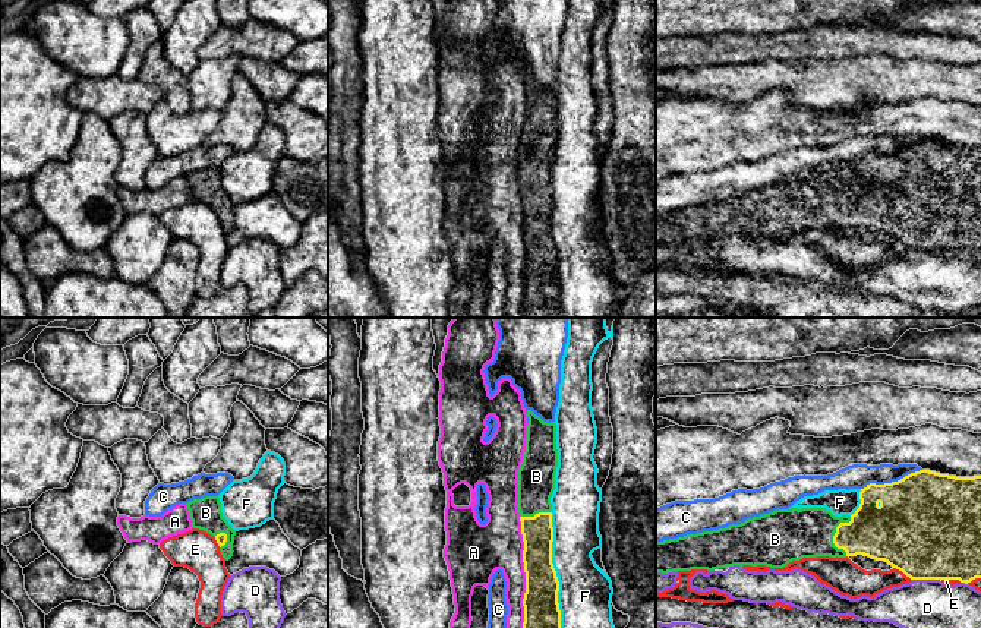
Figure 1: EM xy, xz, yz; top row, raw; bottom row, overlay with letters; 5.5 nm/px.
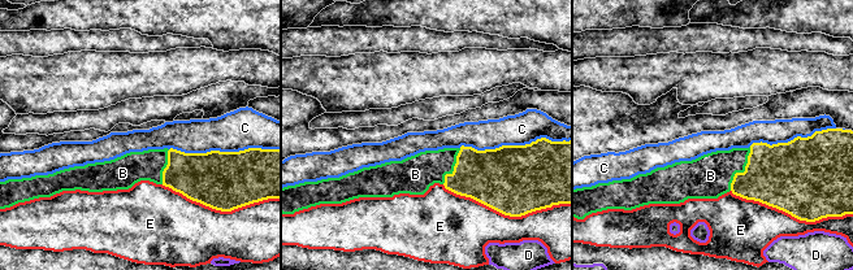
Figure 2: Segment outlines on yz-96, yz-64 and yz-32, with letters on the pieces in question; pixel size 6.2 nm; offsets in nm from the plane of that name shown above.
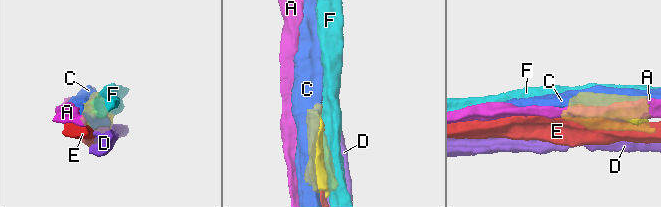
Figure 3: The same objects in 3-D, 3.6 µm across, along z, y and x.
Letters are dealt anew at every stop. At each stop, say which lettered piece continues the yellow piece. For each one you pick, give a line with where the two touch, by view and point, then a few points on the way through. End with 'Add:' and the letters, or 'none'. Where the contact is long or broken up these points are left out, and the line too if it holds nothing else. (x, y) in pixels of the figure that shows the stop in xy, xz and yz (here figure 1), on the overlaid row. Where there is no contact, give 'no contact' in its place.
B: meets yellow in yz at (835, 535); runs through yz (880, 533), (835, 535), (789, 535)
Add: B

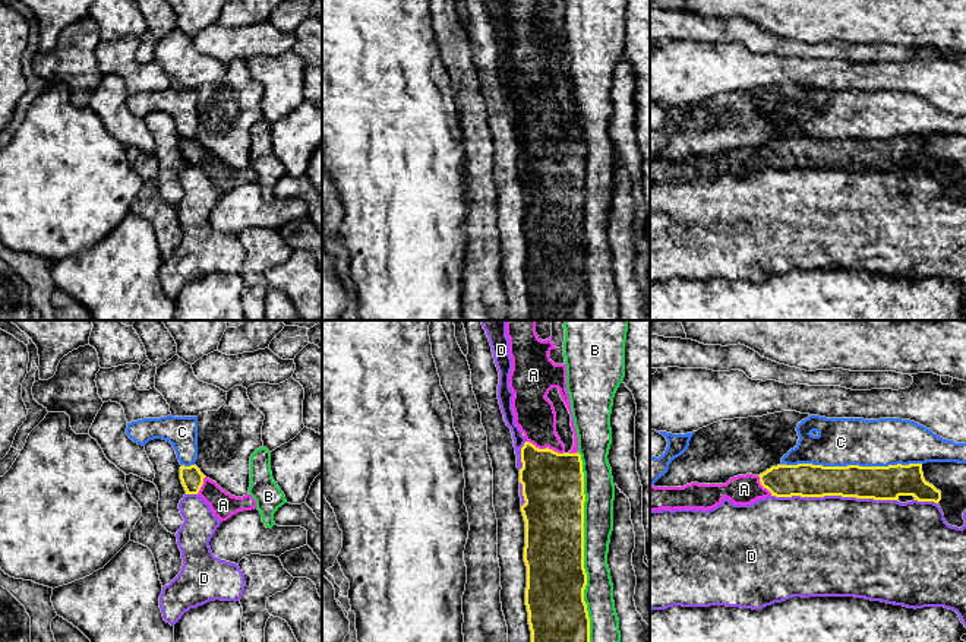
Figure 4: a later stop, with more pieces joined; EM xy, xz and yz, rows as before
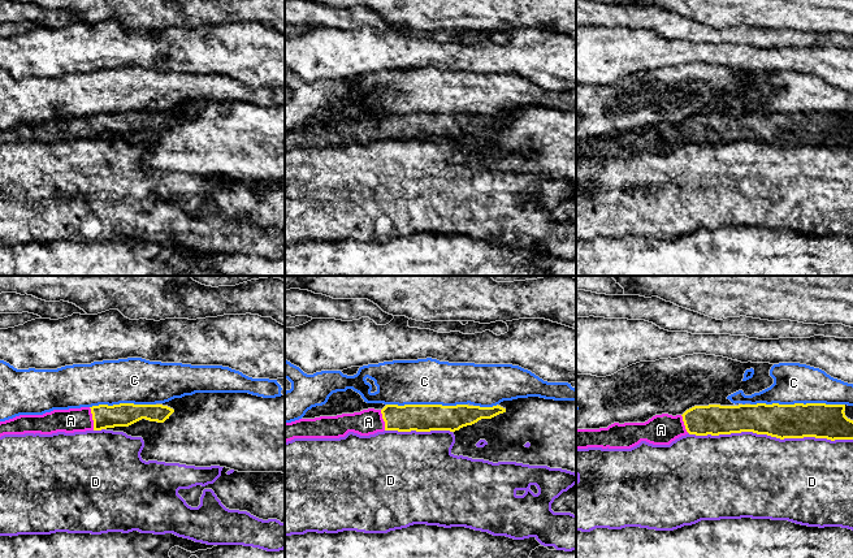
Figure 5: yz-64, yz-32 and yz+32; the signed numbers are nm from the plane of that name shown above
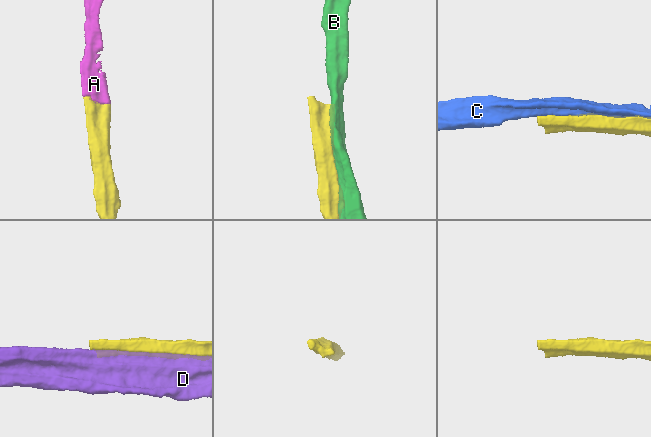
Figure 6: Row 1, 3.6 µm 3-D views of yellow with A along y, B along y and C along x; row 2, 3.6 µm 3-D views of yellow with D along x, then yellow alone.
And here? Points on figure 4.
A: meets yellow in xz at (546, 448); runs through xz (552, 483), (546, 471), (546, 448), (534, 414)
Add: A

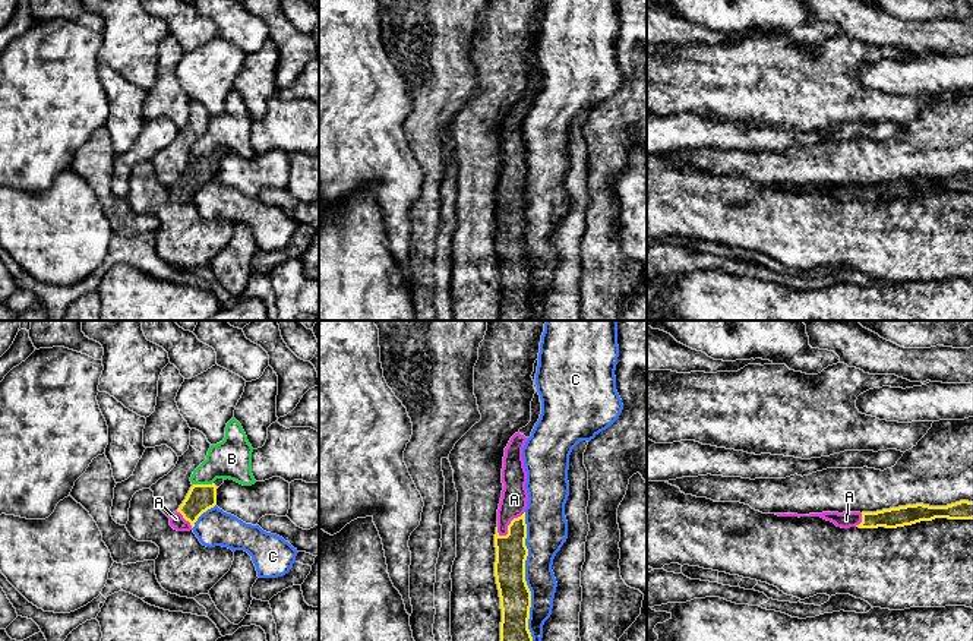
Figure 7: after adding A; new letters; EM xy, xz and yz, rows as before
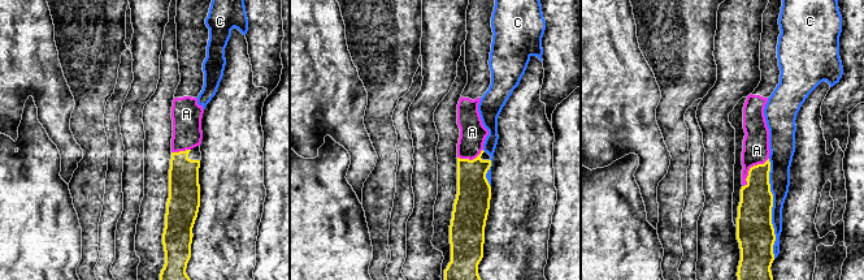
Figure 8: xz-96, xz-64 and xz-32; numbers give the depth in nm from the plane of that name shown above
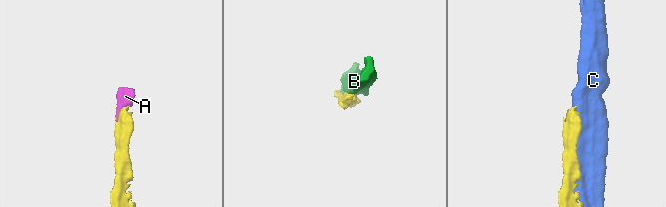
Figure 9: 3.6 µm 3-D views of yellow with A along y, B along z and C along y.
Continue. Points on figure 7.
A: meets yellow in xz at (508, 526); runs through xz (511, 552), (508, 526), (514, 499)
Add: A

